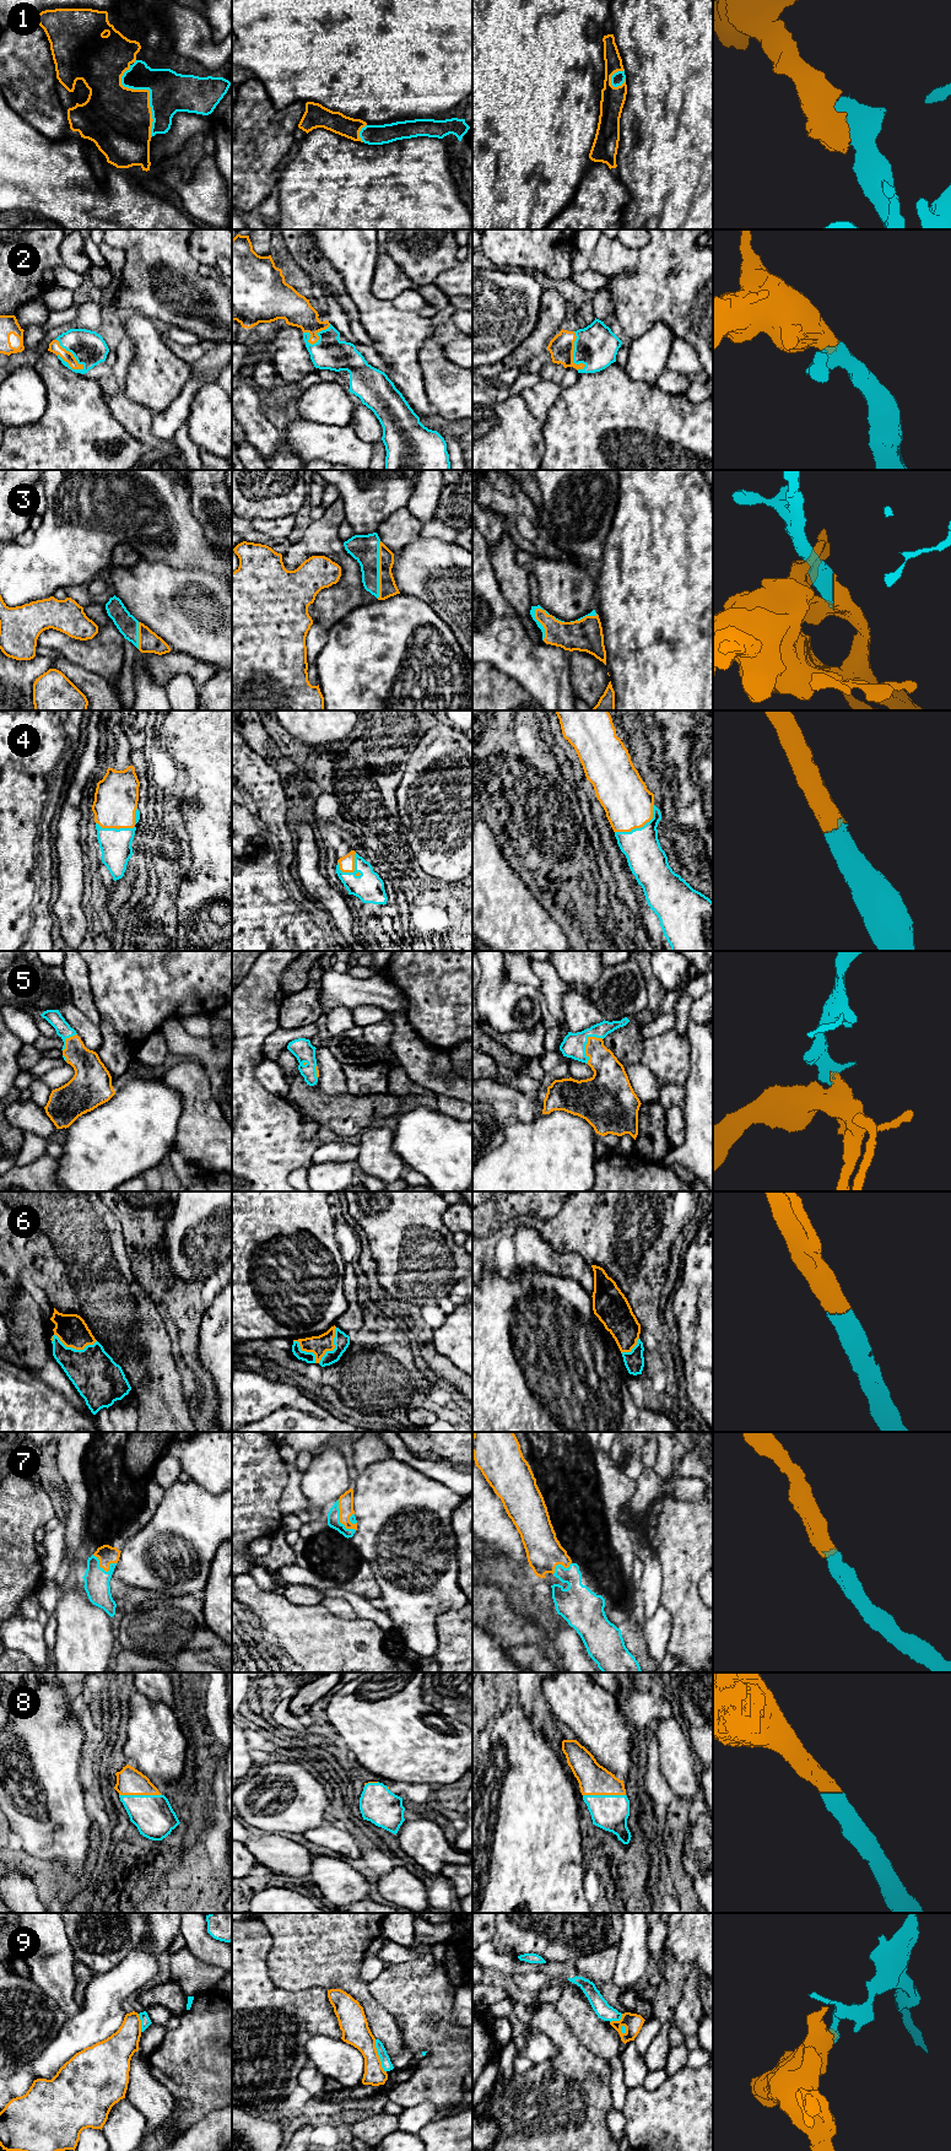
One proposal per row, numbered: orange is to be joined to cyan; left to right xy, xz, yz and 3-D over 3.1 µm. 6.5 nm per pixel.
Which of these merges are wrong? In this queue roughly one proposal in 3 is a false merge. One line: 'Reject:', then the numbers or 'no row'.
Reject: 9

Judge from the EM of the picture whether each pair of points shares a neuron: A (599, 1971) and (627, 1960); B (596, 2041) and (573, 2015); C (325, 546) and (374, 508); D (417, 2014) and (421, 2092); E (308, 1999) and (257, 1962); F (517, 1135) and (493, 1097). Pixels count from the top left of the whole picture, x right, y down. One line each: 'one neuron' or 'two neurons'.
A: two neurons
B: one neuron
C: two neurons
D: one neuron
E: one neuron
F: two neurons

